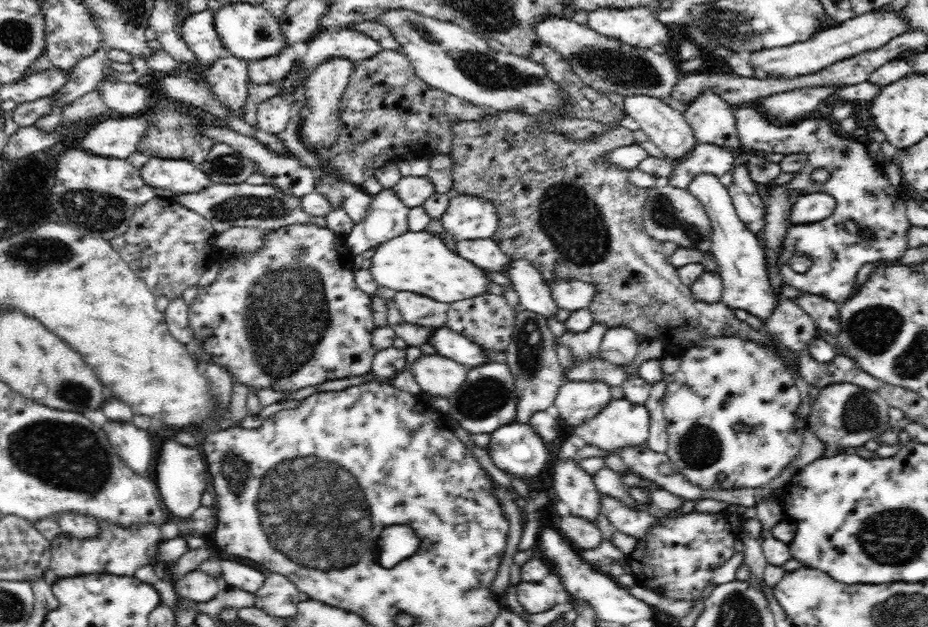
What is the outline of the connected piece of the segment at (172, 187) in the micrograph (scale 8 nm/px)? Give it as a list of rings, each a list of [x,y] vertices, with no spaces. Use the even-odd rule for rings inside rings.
[[[150,157],[138,168],[144,182],[152,188],[164,188],[176,193],[201,192],[211,184],[208,175],[189,160]]]

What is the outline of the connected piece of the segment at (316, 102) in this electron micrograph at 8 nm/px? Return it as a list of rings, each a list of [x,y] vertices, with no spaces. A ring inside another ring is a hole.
[[[342,57],[325,60],[310,74],[304,90],[304,107],[298,134],[311,150],[331,149],[339,141],[339,100],[354,70],[354,63]]]

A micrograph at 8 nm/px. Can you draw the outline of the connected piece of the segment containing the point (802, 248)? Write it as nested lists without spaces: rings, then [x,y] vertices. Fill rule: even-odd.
[[[735,107],[735,127],[743,151],[776,152],[776,154],[783,155],[807,154],[806,174],[795,173],[793,179],[782,186],[789,196],[798,197],[814,194],[814,192],[824,192],[835,198],[836,209],[829,218],[818,220],[818,223],[814,224],[798,224],[786,232],[777,263],[783,282],[794,286],[799,292],[817,294],[839,304],[847,300],[852,289],[858,286],[857,275],[864,265],[880,260],[898,263],[905,256],[905,252],[909,249],[908,234],[912,228],[908,215],[906,215],[906,208],[902,205],[900,198],[894,194],[887,175],[880,170],[873,154],[867,149],[867,145],[860,142],[858,137],[854,137],[852,133],[841,132],[835,121],[832,122],[821,115],[782,124],[773,120],[761,109],[754,107]],[[814,168],[827,168],[830,172],[830,180],[826,184],[810,182],[810,172]],[[848,220],[854,220],[857,223],[858,233],[852,234],[845,230],[844,222]]]

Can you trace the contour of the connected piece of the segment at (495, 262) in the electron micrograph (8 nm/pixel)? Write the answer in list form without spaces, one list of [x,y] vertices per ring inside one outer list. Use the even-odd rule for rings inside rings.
[[[492,239],[458,240],[456,252],[467,262],[485,271],[498,271],[504,274],[511,262]]]

